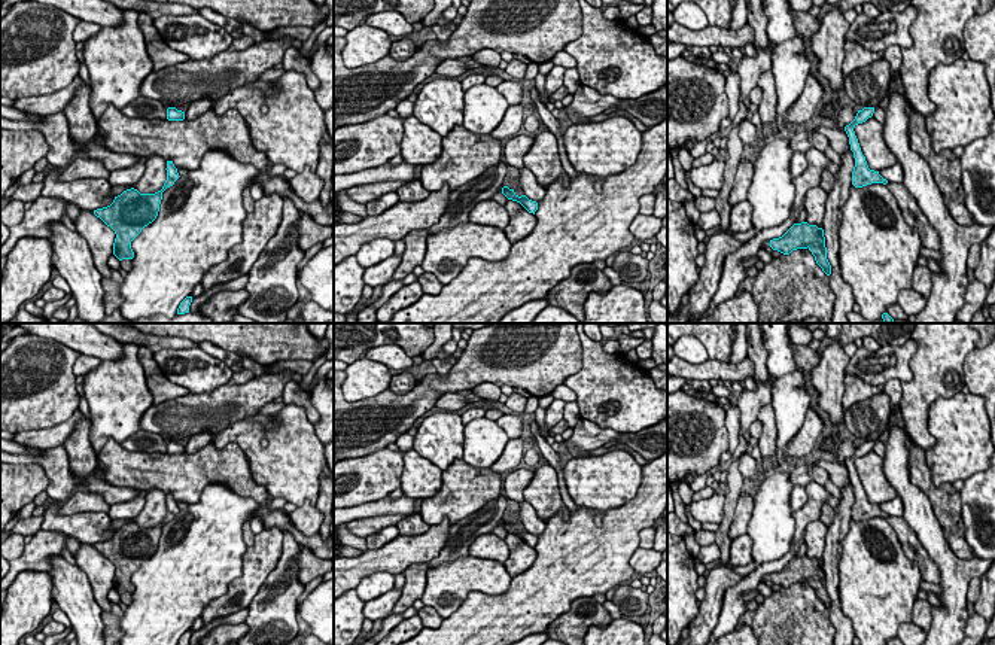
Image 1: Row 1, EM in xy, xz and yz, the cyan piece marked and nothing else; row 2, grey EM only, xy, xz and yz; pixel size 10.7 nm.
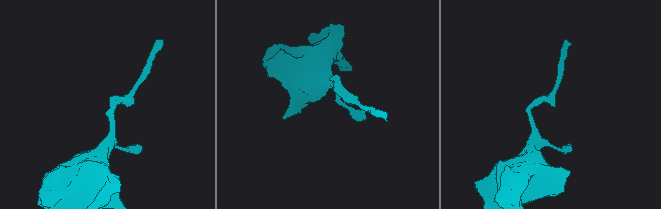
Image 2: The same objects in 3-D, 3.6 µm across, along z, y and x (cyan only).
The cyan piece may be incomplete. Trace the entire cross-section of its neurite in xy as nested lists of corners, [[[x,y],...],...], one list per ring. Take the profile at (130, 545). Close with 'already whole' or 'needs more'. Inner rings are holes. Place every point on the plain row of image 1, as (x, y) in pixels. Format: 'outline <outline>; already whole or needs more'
outline [[[167,495],[165,503],[167,514],[161,524],[140,527],[131,521],[115,530],[110,539],[94,544],[94,548],[115,565],[113,588],[119,594],[134,591],[131,575],[156,553],[162,526],[180,511],[173,495]]]; already whole

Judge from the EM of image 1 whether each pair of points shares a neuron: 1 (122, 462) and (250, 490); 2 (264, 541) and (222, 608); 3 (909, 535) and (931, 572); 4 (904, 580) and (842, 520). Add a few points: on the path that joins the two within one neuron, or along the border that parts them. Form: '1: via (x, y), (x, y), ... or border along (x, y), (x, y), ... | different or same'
1: via (154, 469), (219, 469) | same
2: via (262, 557), (256, 565), (253, 577), (239, 592) | same
3: via (913, 544), (925, 563) | same
4: border along (851, 516), (842, 541), (842, 556), (837, 560) | different

